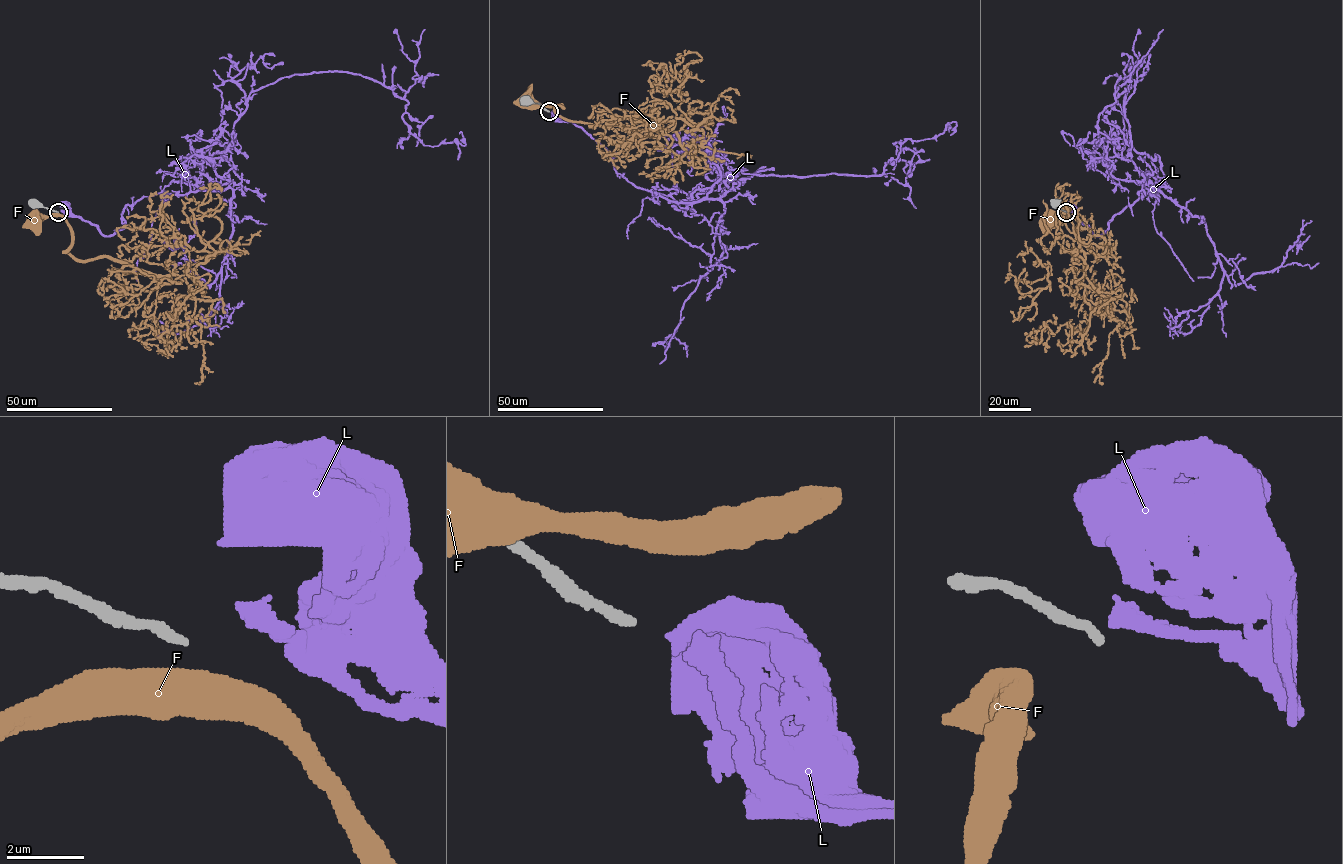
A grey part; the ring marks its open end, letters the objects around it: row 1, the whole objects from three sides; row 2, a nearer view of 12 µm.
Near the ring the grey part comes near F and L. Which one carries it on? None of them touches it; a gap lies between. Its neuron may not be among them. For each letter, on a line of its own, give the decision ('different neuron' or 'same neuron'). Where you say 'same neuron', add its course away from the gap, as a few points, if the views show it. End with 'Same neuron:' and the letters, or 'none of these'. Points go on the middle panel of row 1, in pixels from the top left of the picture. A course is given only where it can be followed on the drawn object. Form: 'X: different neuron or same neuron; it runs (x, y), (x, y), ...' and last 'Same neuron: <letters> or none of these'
F: different neuron
L: different neuron
Same neuron: none of these

